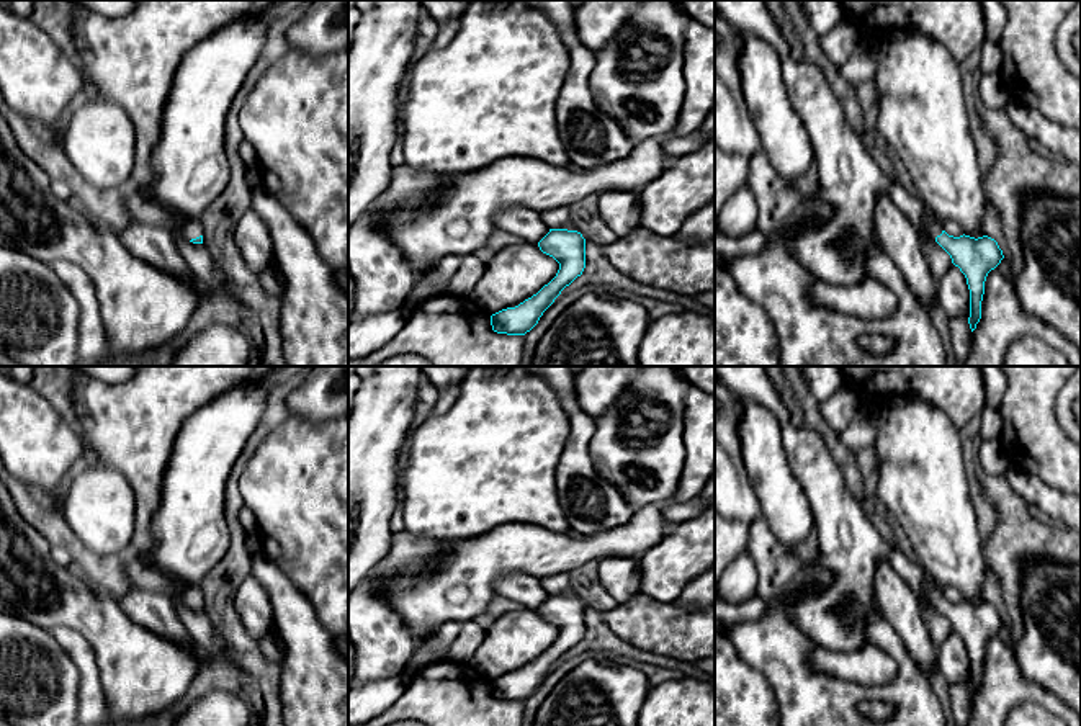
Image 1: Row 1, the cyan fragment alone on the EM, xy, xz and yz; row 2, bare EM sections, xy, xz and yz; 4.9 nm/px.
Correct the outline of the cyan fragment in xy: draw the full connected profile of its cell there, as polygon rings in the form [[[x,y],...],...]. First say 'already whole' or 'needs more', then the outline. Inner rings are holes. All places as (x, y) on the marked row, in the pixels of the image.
needs more | [[[185,217],[183,235],[193,244],[203,244],[203,226],[198,217]]]

